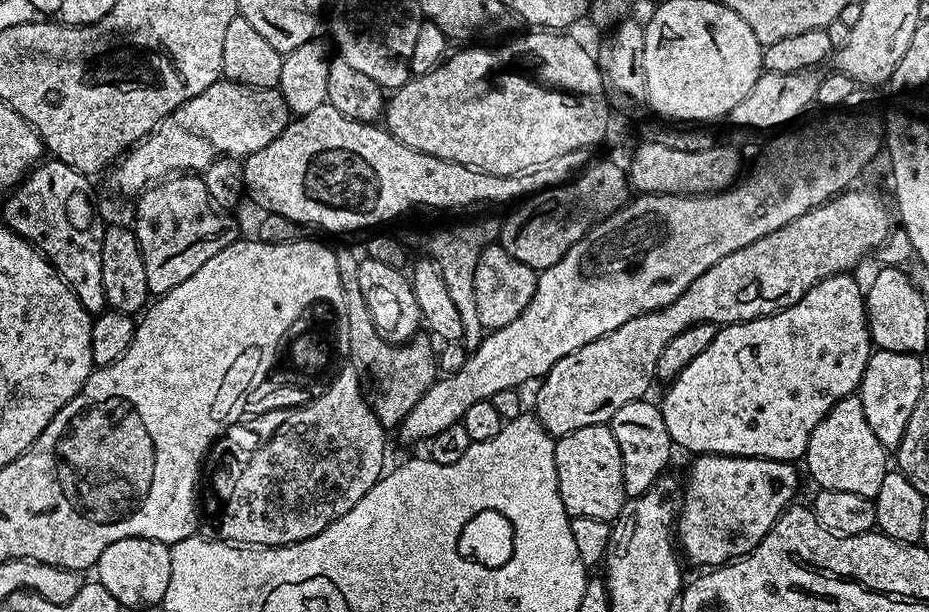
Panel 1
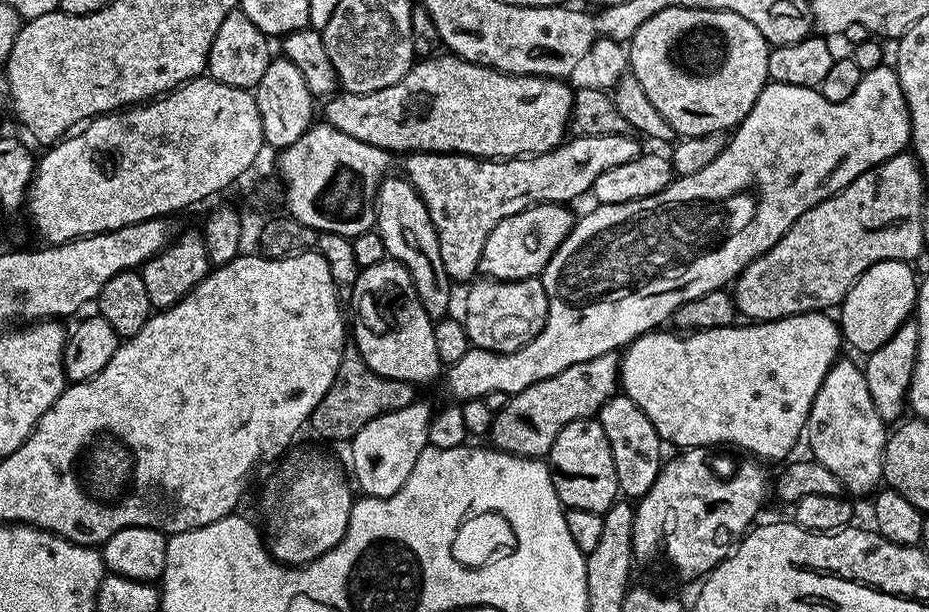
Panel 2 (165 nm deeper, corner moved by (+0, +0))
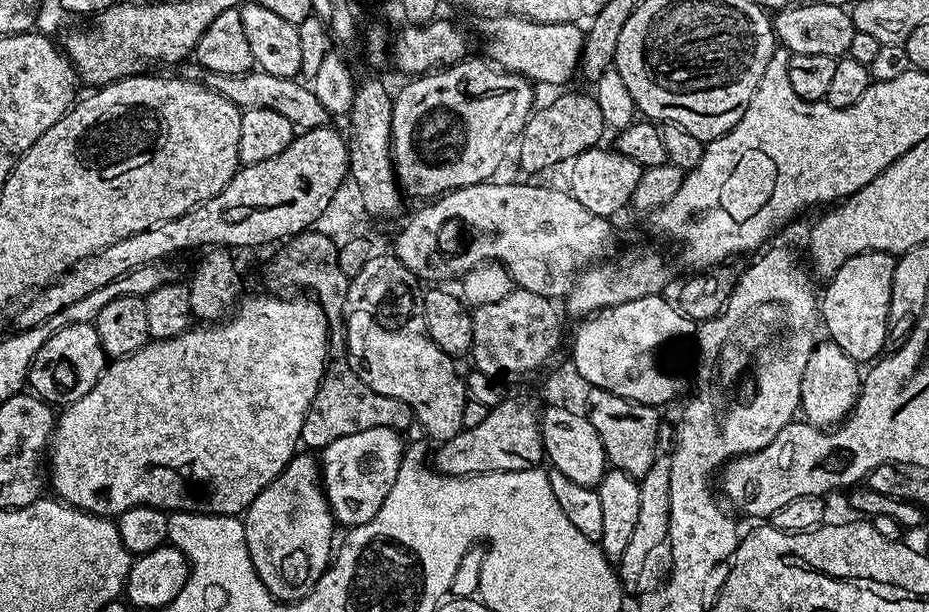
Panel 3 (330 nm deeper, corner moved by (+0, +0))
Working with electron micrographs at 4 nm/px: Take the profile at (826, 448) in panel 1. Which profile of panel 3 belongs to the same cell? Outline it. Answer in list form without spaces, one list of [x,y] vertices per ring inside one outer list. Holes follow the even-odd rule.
[[[831,342],[817,343],[810,354],[810,362],[806,362],[806,374],[802,374],[802,390],[800,391],[799,411],[804,412],[803,419],[807,423],[813,424],[815,428],[825,430],[839,425],[852,415],[852,407],[856,404],[856,399],[860,397],[860,386],[862,383],[862,368],[857,361],[850,358],[841,348]]]

